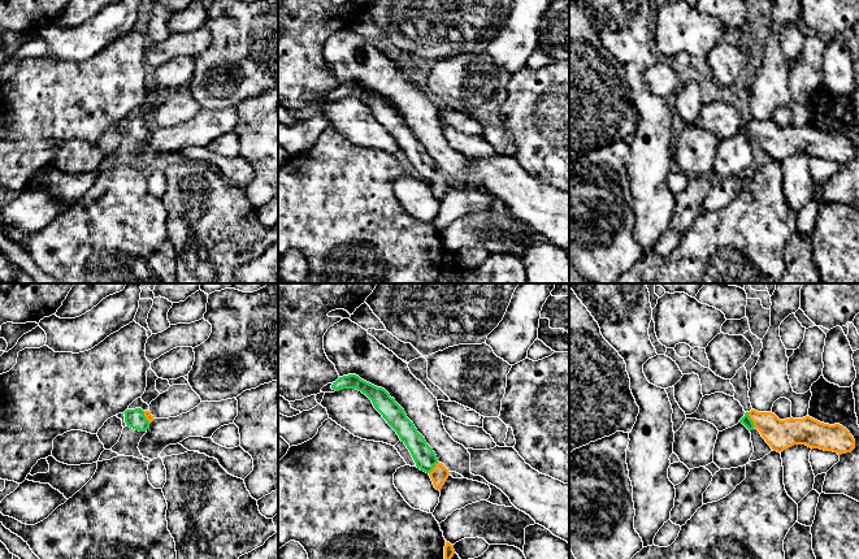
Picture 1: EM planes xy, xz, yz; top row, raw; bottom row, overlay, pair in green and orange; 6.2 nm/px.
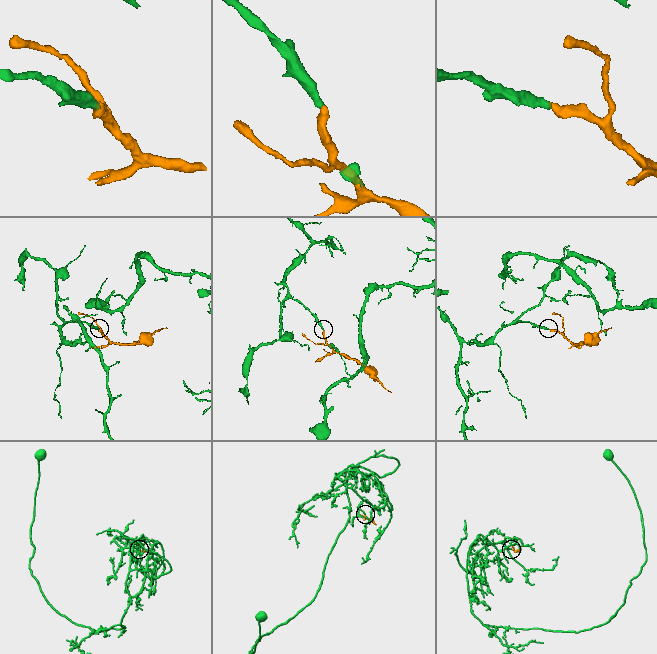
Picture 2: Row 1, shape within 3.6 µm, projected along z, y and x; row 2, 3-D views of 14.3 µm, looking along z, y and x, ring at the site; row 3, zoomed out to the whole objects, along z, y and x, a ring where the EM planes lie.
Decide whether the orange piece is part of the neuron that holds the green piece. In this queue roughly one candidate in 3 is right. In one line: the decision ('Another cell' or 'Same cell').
Same cell

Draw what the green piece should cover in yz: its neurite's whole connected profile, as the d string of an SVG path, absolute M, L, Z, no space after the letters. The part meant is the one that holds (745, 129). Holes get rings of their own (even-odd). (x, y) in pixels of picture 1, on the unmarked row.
M751 118L739 129L749 139L758 138L773 160L782 161L794 153L833 160L838 164L851 161L855 148L840 133L829 134L810 125L780 129L772 121Z

